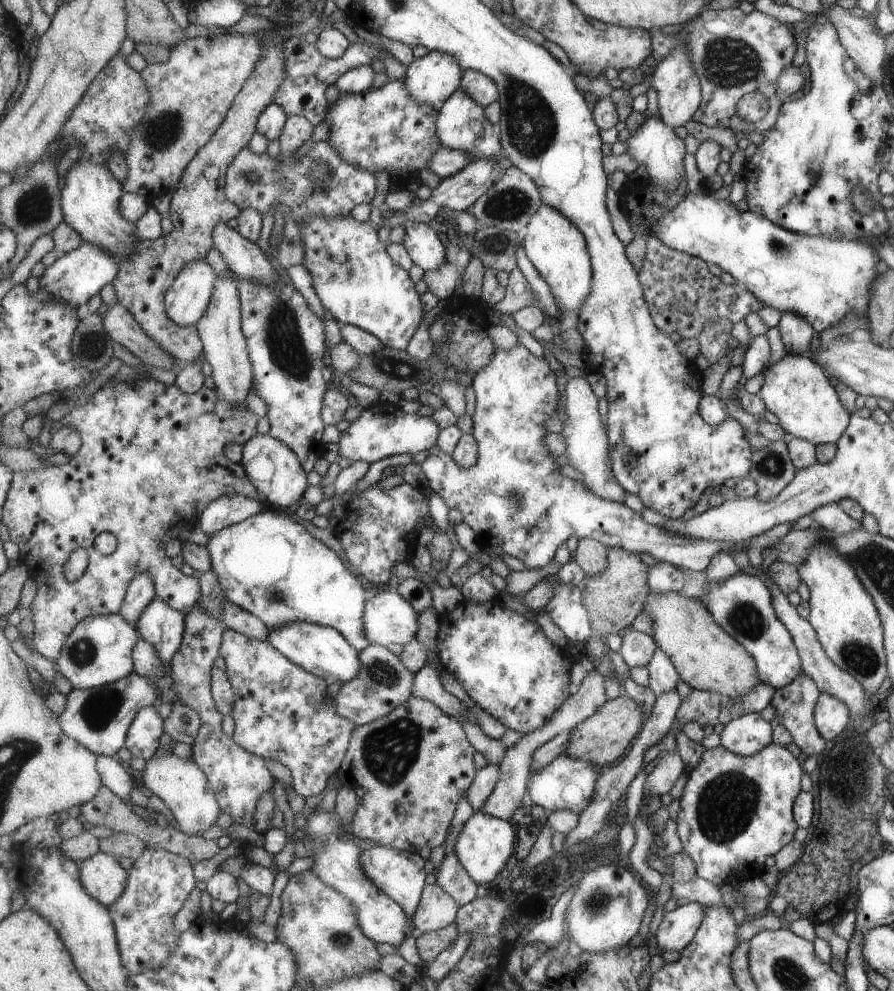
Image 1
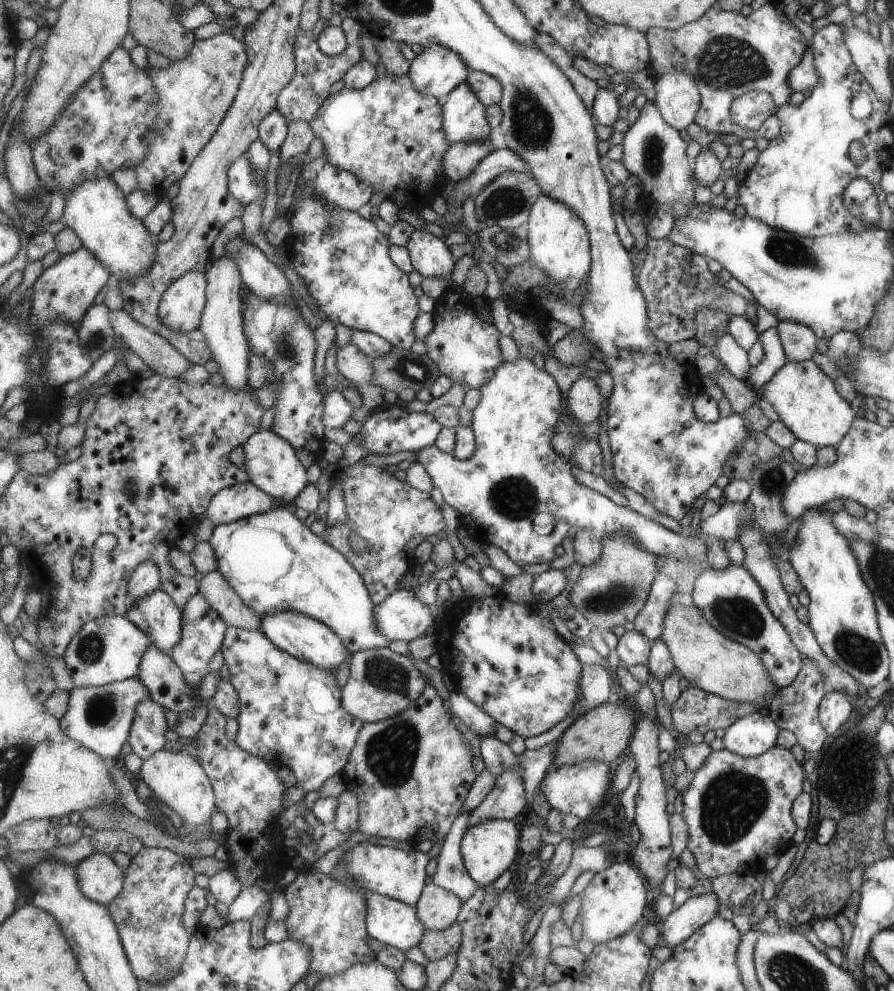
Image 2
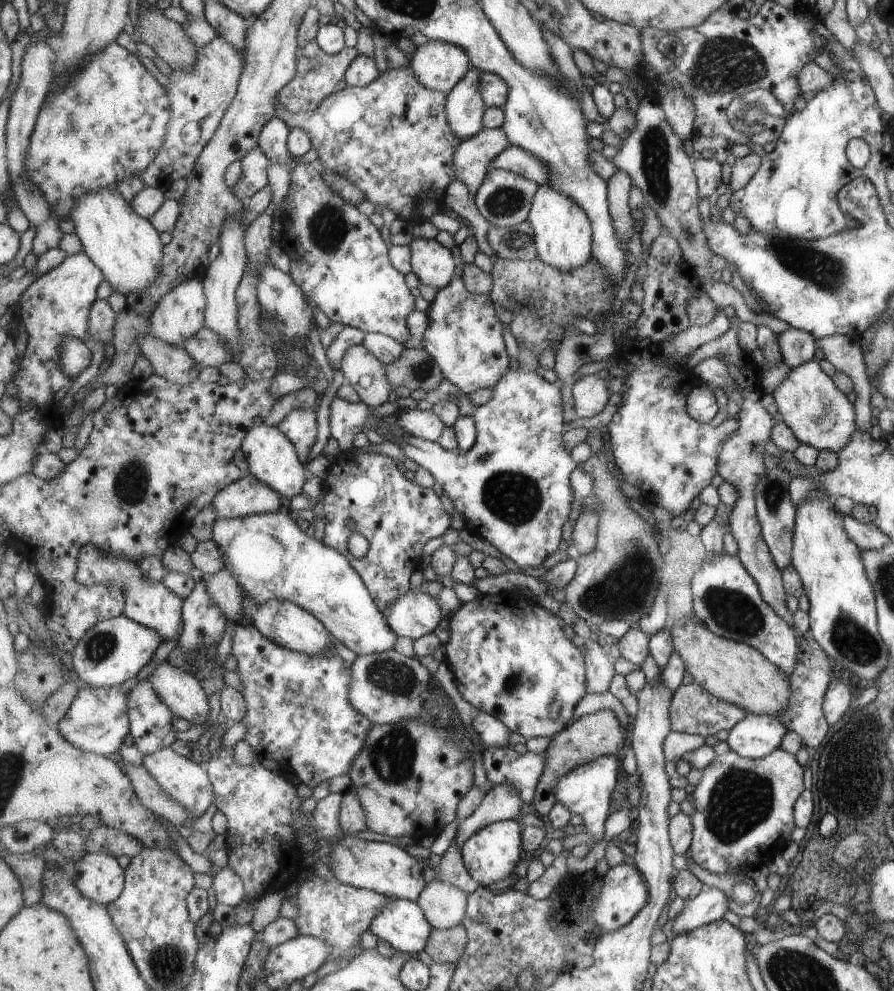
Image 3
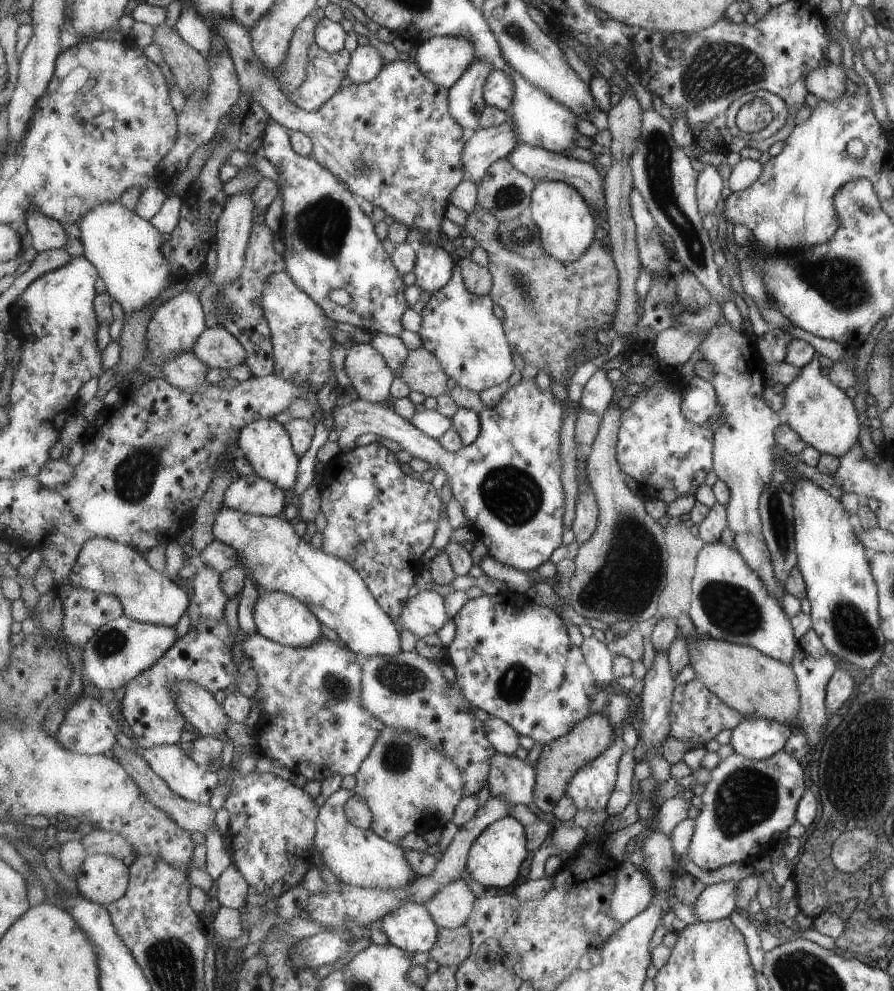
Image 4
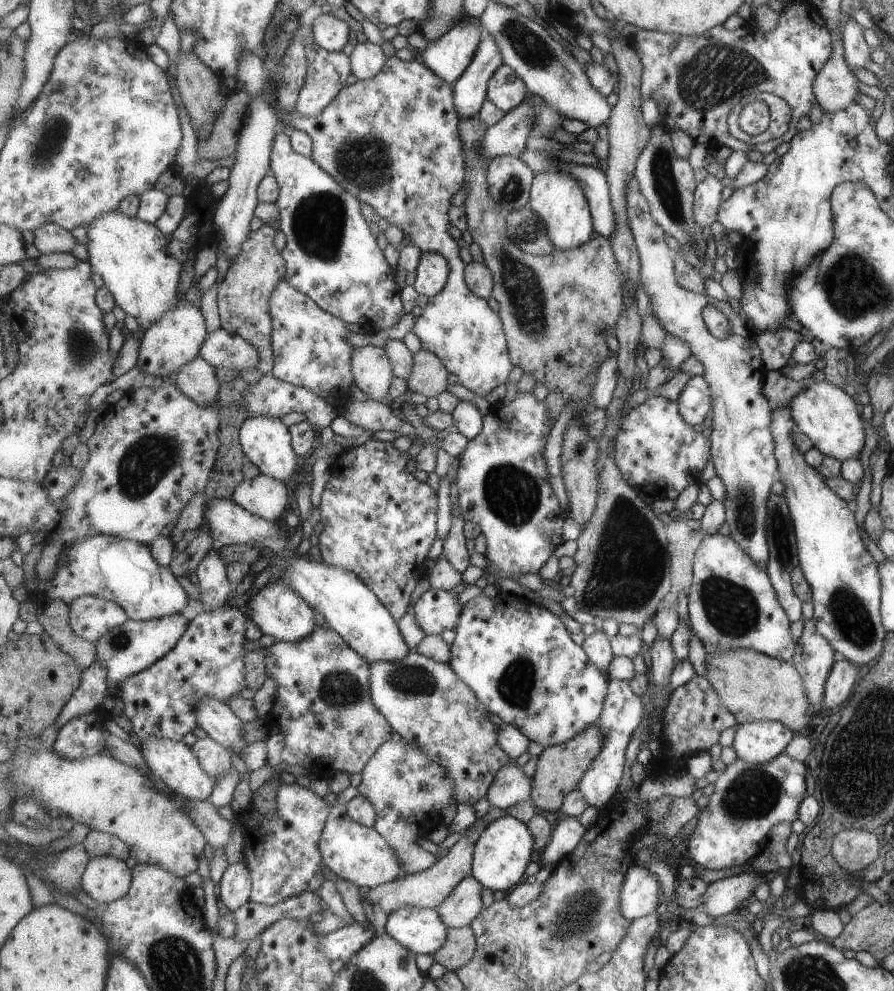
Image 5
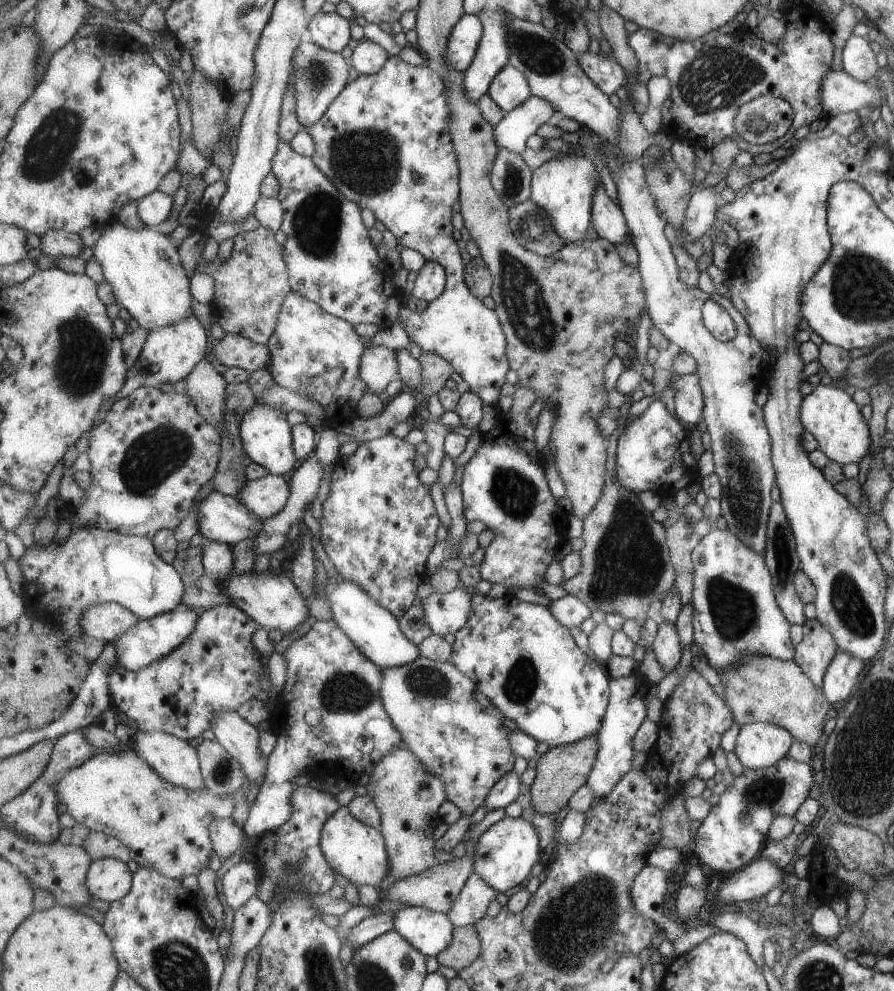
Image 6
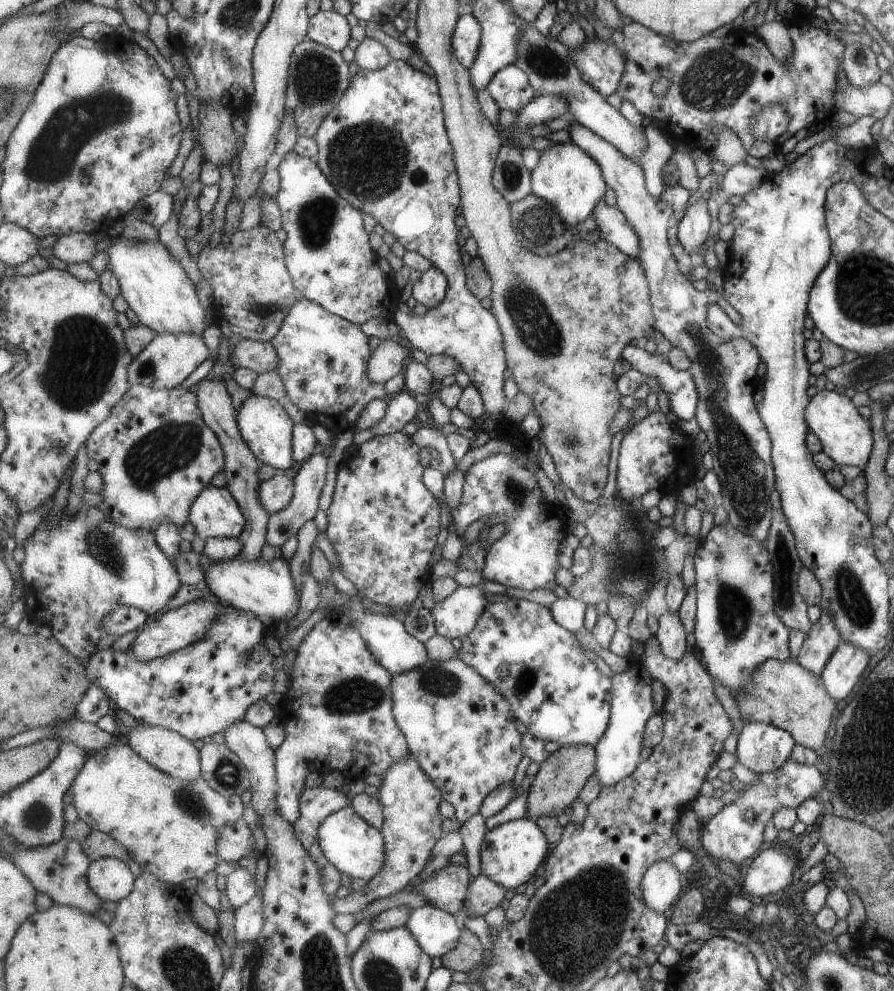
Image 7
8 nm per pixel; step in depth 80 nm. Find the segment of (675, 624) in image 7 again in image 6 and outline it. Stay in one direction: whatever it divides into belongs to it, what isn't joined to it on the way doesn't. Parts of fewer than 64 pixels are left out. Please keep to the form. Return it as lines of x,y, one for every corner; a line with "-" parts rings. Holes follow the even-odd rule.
662,621
650,641
651,650
660,664
659,670
663,674
671,672
679,662
682,646
674,624

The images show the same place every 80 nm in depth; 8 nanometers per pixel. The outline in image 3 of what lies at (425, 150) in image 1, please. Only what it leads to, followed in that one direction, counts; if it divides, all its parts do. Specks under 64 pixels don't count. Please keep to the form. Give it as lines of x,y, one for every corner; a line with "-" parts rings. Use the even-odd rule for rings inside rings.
410,63
409,65
397,68
388,67
381,73
381,76
379,76
377,80
371,82
371,84
362,87
348,85
340,91
335,91
330,97
327,97
322,102
322,106
319,107
317,111
292,113
283,103
279,102
278,94
276,114
287,123
289,128
306,129
306,131
309,132
314,149
318,153
318,164
323,169
342,174
344,177
352,180
360,189
364,190
367,200
371,203
382,204
384,207
391,209
396,216
419,224
425,221
430,222
430,218
434,214
442,212
443,207
445,206
443,198
445,198
445,194
447,194
447,189
453,184
453,180
457,180
454,156
464,139
459,138
451,128
446,111
447,101
448,93
427,88
426,85
420,82

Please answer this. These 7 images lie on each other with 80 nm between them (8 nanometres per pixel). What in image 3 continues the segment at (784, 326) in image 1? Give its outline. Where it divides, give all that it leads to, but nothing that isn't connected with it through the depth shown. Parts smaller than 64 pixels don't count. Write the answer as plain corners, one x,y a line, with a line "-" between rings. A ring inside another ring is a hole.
789,327
776,338
781,361
788,367
796,367
814,358
816,339
808,332

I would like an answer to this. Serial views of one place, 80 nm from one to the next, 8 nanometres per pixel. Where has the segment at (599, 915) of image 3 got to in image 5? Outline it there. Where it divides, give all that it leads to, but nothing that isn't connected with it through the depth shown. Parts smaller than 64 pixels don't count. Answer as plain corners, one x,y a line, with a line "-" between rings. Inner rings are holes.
634,864
627,873
620,894
620,907
623,916
634,921
646,914
655,912
659,892
659,880
647,868

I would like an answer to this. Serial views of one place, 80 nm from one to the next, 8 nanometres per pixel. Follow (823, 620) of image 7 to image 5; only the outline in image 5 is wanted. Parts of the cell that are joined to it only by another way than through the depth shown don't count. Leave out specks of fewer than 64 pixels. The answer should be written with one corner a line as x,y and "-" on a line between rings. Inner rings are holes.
804,619
801,636
795,641
791,660
802,677
802,688
810,698
813,715
819,712
824,694
823,682
833,666
833,649
830,641
817,632
812,619

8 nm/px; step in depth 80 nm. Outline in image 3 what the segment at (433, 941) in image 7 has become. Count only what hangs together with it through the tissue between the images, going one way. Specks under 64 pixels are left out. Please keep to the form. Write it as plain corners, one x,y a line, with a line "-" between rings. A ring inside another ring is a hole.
393,898
375,917
370,930
379,939
388,940
397,952
418,954
425,951
434,926
418,902

